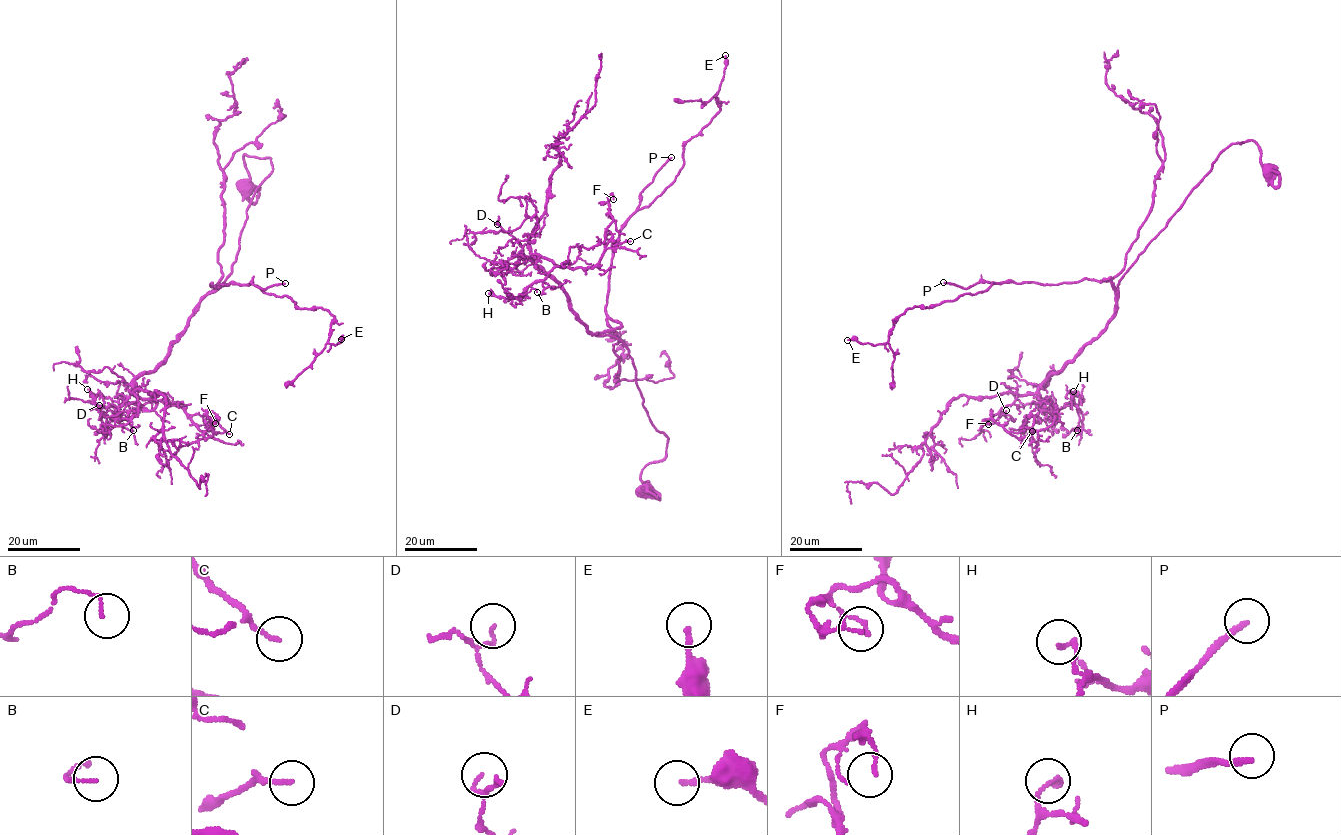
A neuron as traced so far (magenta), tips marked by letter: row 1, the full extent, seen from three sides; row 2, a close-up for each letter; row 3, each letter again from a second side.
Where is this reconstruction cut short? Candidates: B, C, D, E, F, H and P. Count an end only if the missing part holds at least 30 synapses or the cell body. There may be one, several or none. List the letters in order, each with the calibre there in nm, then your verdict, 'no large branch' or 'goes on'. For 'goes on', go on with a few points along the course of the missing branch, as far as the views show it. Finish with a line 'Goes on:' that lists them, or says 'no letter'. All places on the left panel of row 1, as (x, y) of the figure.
B: 90 nm | no large branch
C: 130 nm | no large branch
D: 120 nm | no large branch
E: 170 nm | no large branch
F: 150 nm | no large branch
H: 130 nm | no large branch
P: 180 nm | goes on | (285, 283), (305, 288), (337, 284), (339, 294), (330, 303), (301, 307), (257, 344), (272, 353), (277, 350)
Goes on: P

